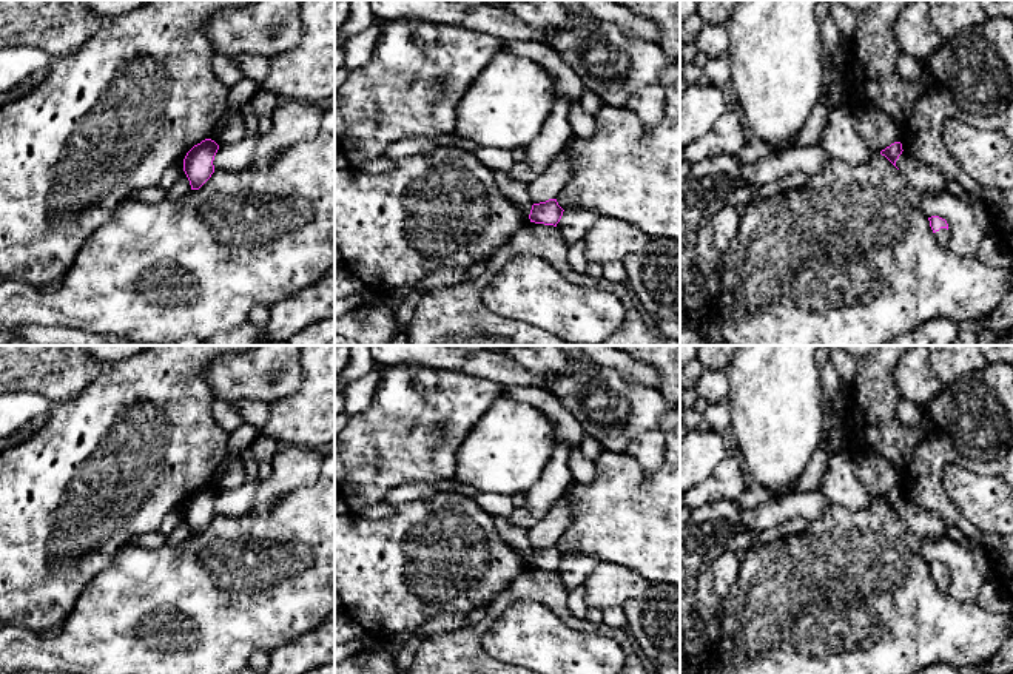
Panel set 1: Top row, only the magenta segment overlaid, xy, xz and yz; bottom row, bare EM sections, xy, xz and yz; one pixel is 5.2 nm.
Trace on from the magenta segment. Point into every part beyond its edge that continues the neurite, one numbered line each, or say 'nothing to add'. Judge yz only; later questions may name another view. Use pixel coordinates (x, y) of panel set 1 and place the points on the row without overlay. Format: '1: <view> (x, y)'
1: yz (942, 582)

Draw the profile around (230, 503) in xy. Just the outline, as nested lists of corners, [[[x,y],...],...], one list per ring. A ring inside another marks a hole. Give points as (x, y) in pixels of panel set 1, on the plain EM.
[[[261,480],[245,481],[241,487],[219,492],[213,511],[214,515],[239,517],[242,515],[261,486]]]

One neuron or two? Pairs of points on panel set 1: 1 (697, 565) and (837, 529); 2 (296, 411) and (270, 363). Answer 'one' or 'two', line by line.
1: two
2: two

